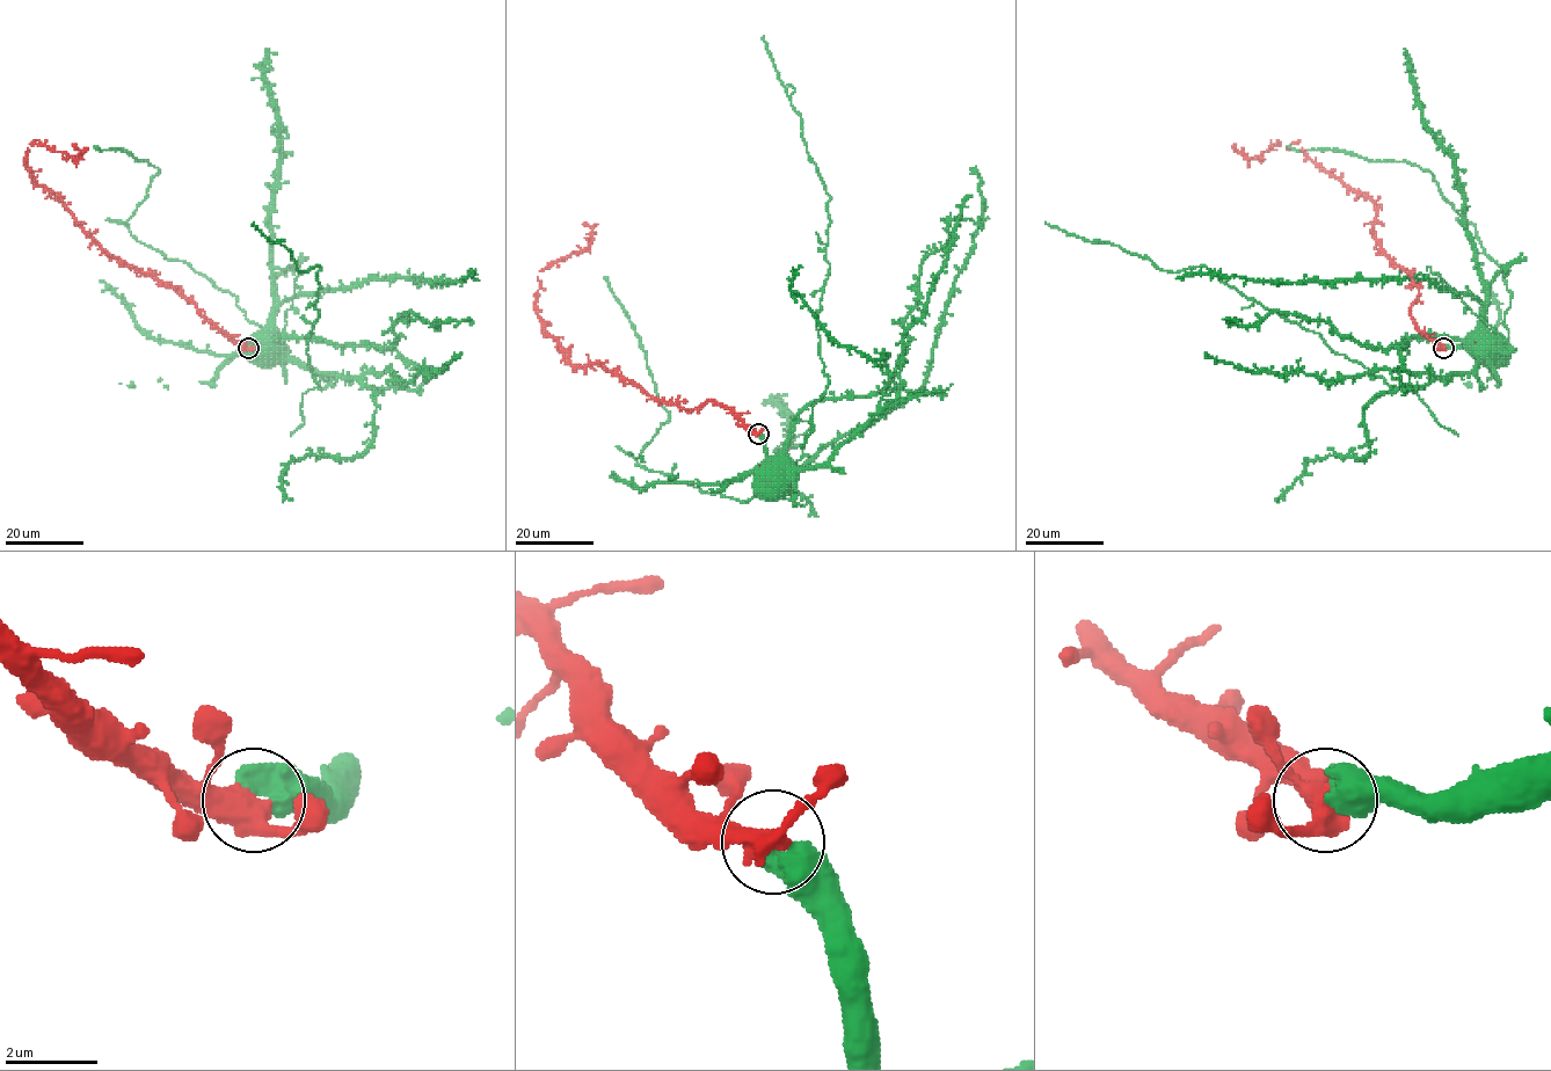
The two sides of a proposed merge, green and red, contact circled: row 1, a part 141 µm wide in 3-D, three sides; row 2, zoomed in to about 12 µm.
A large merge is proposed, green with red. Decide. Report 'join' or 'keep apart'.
join

